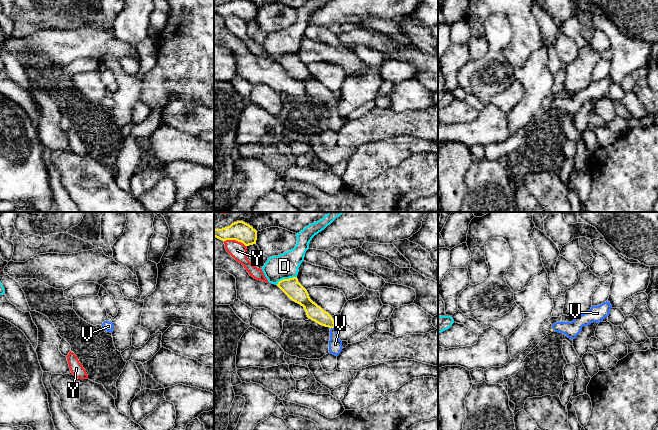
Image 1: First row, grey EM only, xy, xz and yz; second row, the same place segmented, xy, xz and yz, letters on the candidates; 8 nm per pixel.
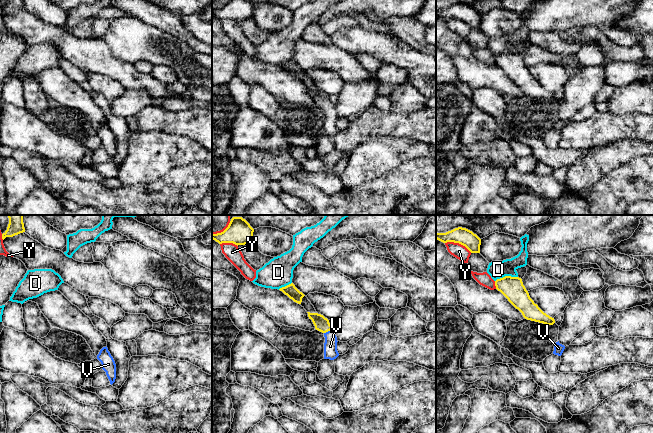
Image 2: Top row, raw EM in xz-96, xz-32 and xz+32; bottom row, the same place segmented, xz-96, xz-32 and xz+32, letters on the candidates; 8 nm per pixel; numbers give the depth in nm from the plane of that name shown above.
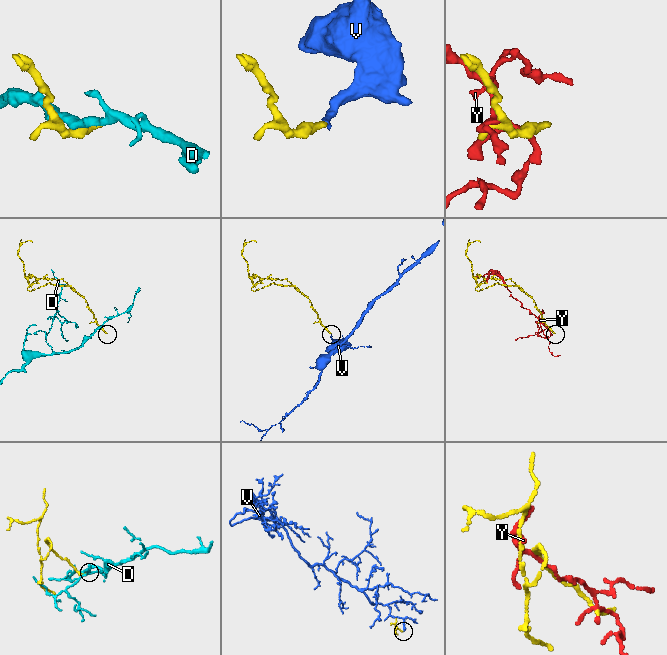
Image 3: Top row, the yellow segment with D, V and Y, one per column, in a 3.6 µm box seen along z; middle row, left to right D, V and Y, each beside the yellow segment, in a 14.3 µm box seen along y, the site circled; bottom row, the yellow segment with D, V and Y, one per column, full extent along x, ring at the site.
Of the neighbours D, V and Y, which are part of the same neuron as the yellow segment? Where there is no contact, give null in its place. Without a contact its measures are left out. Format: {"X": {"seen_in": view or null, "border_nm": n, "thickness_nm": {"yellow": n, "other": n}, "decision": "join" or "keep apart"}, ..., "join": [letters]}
{"D": {"seen_in": "xz", "border_nm": 180, "thickness_nm": {"yellow": 150, "other": 200}, "decision": "keep apart"}, "V": {"seen_in": "xz", "border_nm": 40, "thickness_nm": {"yellow": 130, "other": 110}, "decision": "join"}, "Y": {"seen_in": "xz", "border_nm": 180, "thickness_nm": {"yellow": 160, "other": 140}, "decision": "keep apart"}, "join": ["V"]}

